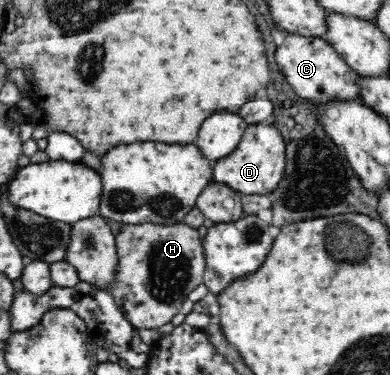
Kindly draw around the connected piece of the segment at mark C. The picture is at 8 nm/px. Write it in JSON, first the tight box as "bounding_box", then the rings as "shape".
{"bounding_box":[274,31,358,101],"shape":[[[289,31],[283,43],[276,47],[274,56],[286,81],[300,97],[312,101],[331,101],[358,95],[358,72],[323,36],[301,35],[296,31]]]}

